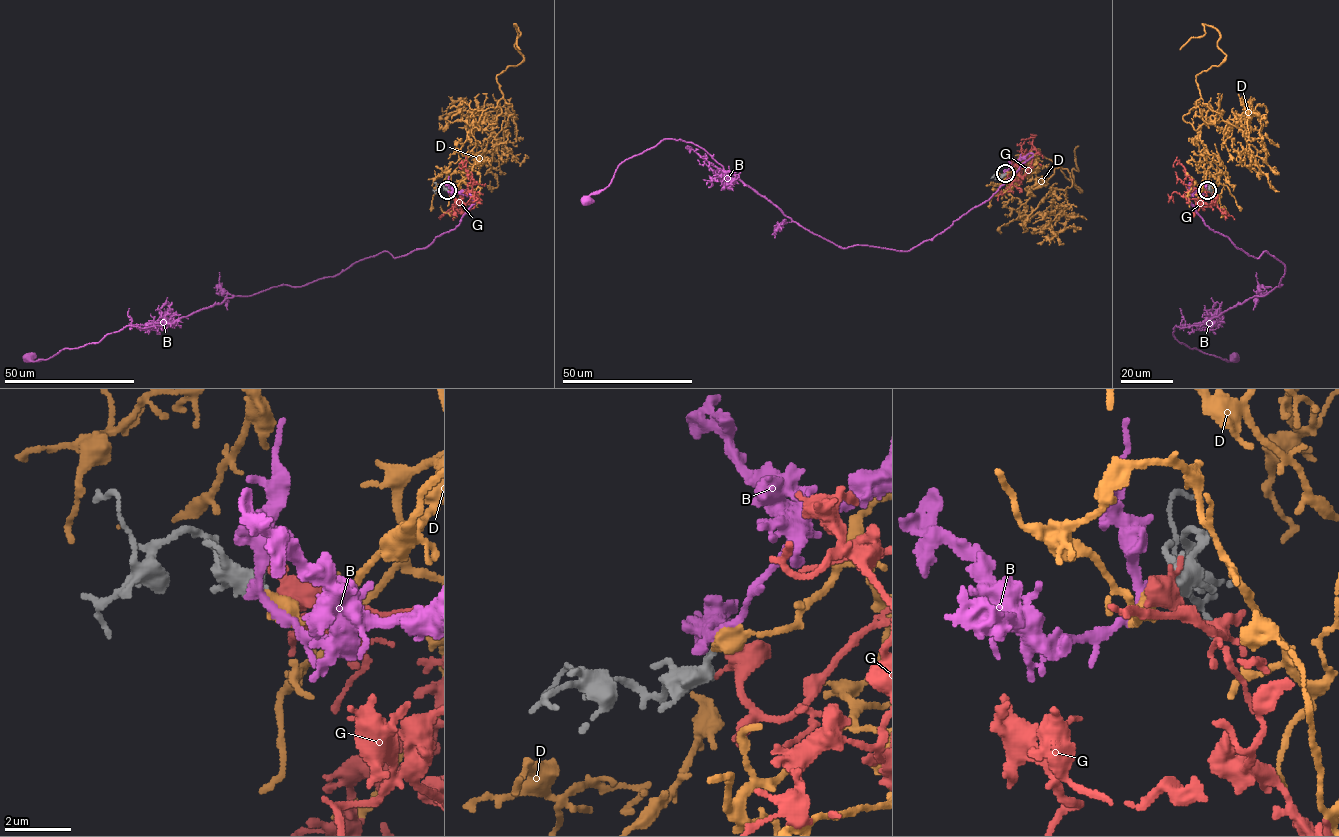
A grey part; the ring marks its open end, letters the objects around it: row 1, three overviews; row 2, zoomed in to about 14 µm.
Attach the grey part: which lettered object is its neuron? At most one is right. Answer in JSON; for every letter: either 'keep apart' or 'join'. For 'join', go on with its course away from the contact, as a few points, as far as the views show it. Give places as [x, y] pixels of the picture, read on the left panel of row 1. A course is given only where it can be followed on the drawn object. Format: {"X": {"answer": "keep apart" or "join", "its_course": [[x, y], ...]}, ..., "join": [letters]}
{"B": {"answer": "keep apart"}, "D": {"answer": "join", "its_course": [[447, 190], [473, 167], [471, 130], [502, 97], [496, 76], [522, 60], [514, 24], [520, 49]]}, "G": {"answer": "keep apart"}, "join": ["D"]}

